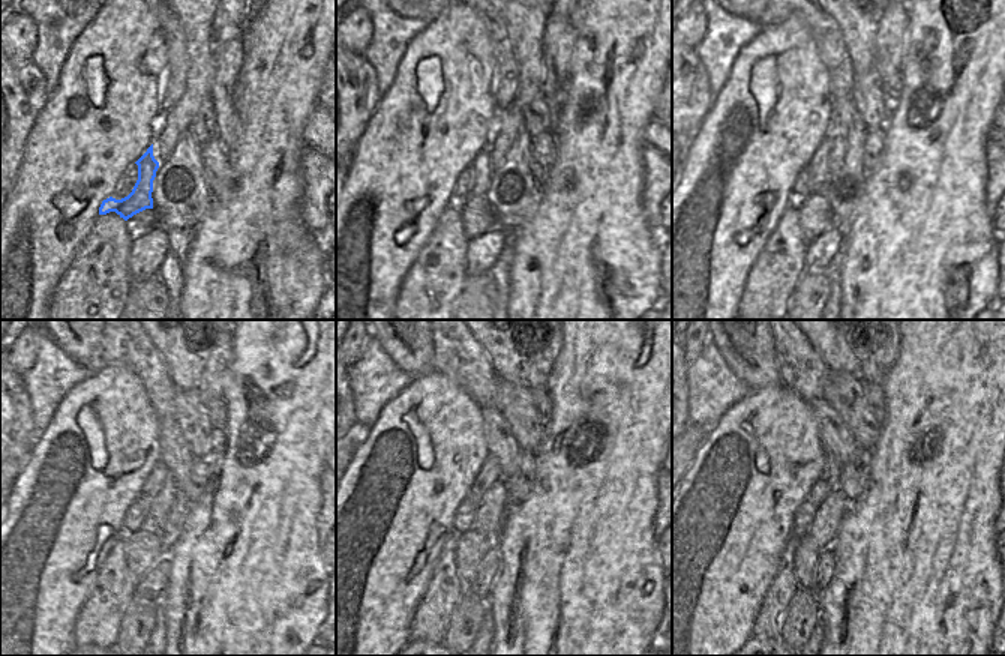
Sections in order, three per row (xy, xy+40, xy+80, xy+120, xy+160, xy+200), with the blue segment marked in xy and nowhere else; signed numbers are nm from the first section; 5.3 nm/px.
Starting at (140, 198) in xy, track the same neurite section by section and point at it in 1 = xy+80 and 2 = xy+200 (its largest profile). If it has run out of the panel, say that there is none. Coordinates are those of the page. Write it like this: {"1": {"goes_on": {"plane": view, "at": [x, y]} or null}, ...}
{"1": {"goes_on": {"plane": "xy+80", "at": [818, 164]}}, "2": {"goes_on": {"plane": "xy+200", "at": [827, 482]}}}

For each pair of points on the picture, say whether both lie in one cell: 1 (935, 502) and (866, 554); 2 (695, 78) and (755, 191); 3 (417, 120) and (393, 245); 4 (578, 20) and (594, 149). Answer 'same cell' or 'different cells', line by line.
1: same cell
2: different cells
3: same cell
4: same cell

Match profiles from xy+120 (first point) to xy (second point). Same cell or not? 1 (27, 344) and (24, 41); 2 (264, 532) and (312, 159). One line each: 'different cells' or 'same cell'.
1: same cell
2: different cells

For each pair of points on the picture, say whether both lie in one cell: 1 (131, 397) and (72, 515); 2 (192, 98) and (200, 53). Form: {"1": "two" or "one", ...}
{"1": "one", "2": "one"}

